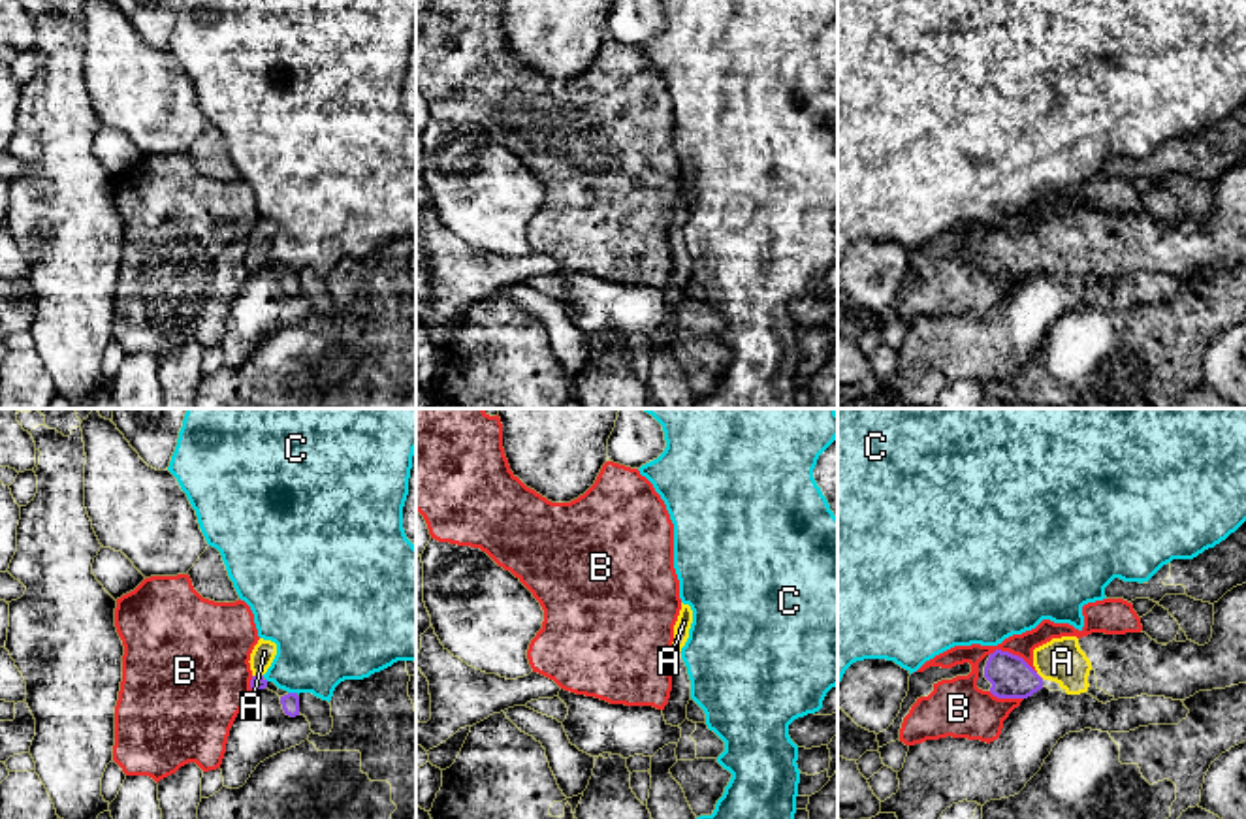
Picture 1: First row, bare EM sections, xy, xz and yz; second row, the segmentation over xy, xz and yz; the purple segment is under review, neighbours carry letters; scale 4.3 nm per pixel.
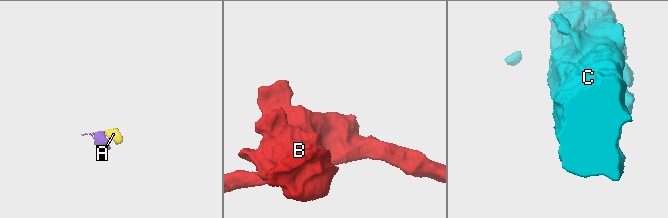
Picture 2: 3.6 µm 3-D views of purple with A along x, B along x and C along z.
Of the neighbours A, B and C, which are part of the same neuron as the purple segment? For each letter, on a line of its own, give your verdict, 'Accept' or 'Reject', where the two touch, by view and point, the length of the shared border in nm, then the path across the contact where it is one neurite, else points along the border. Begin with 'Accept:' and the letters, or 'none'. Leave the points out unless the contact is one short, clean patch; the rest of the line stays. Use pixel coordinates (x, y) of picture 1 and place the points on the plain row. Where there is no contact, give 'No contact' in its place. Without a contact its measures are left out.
Accept: A
A: Accept. Touches purple at yz (1038, 253). Shared border 50 nm. Path across: yz (1011, 255), (1038, 253), (1054, 240), (1062, 240)
B: Reject. Touches purple at yz (1011, 232). Shared border 220 nm. Boundary: yz (989, 232), (1007, 228), (1036, 251)
C: Reject. Touches purple at xy (294, 272). Shared border 50 nm. Boundary: xy (288, 270), (298, 272)

